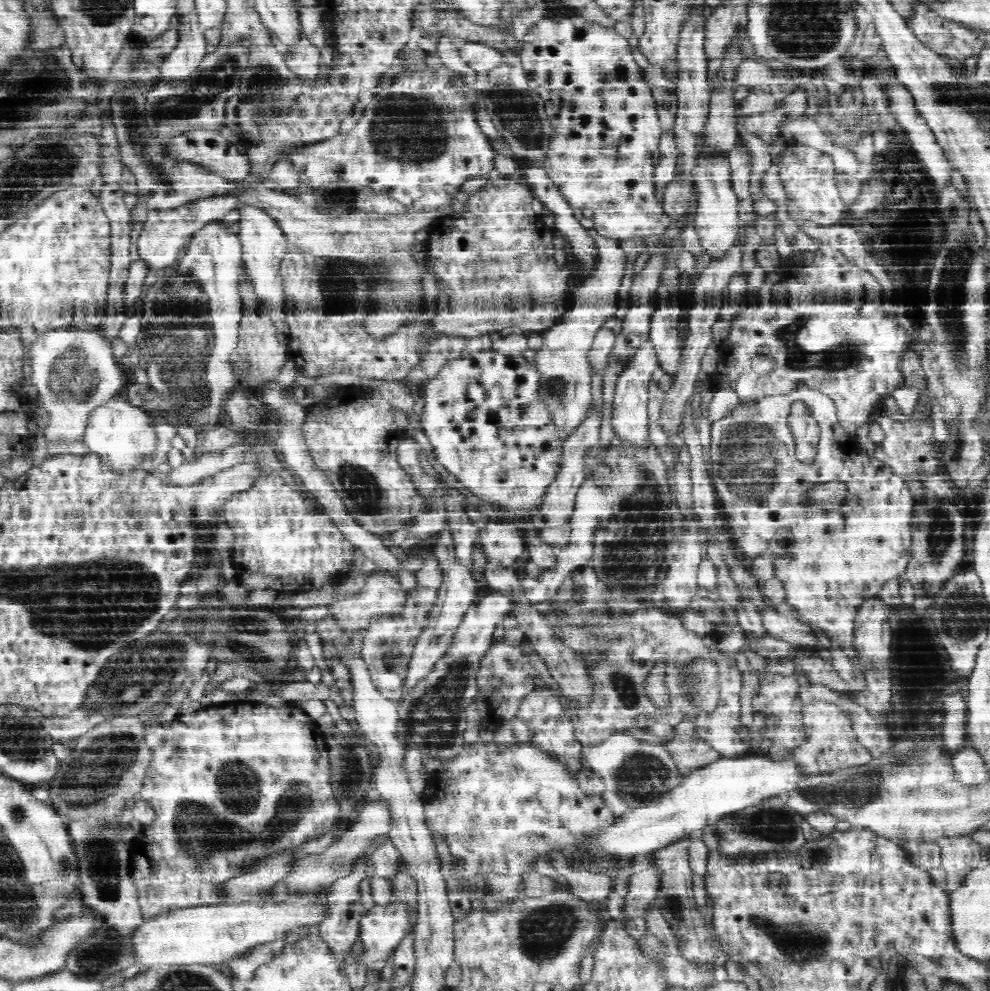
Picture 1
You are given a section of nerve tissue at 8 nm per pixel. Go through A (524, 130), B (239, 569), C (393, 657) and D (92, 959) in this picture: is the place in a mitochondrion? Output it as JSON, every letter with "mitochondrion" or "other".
{"A":"mitochondrion","B":"other","C":"mitochondrion","D":"mitochondrion"}

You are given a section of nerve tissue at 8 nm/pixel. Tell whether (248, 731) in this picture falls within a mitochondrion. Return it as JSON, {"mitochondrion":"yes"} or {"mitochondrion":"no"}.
{"mitochondrion":"no"}

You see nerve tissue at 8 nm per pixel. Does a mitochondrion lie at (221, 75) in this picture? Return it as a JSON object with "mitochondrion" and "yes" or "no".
{"mitochondrion":"yes"}

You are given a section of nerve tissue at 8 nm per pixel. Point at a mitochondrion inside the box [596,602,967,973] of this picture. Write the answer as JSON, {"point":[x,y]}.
{"point":[855,793]}

